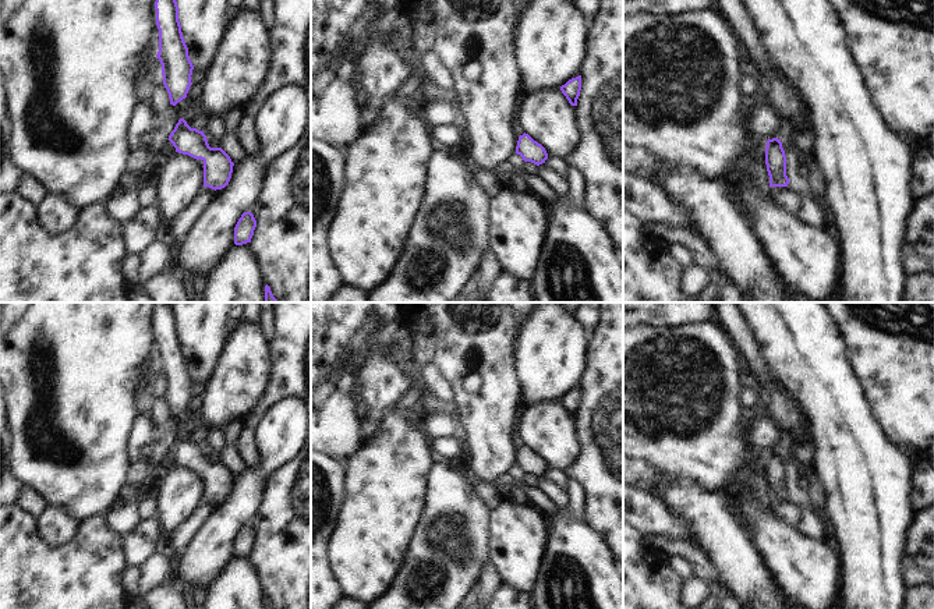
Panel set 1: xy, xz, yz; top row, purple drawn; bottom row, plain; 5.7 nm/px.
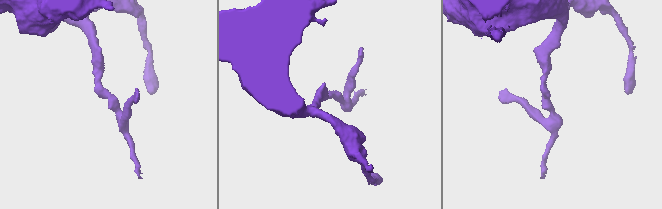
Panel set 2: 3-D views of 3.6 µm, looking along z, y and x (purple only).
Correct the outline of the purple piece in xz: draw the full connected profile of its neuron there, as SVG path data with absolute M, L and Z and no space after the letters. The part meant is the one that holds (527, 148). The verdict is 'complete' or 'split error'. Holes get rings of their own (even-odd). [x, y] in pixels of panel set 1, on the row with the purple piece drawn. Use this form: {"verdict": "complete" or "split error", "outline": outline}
{"verdict": "complete", "outline": "M526 132L519 137L516 153L520 155L524 162L531 162L537 166L545 163L548 159L545 148Z"}

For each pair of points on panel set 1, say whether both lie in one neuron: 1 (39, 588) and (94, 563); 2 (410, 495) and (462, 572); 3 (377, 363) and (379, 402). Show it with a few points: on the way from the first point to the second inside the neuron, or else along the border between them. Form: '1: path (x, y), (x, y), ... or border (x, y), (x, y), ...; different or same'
1: path (53, 588), (69, 588), (80, 577); same
2: border (430, 482), (425, 513), (411, 545); different
3: path (379, 372), (379, 392); same

